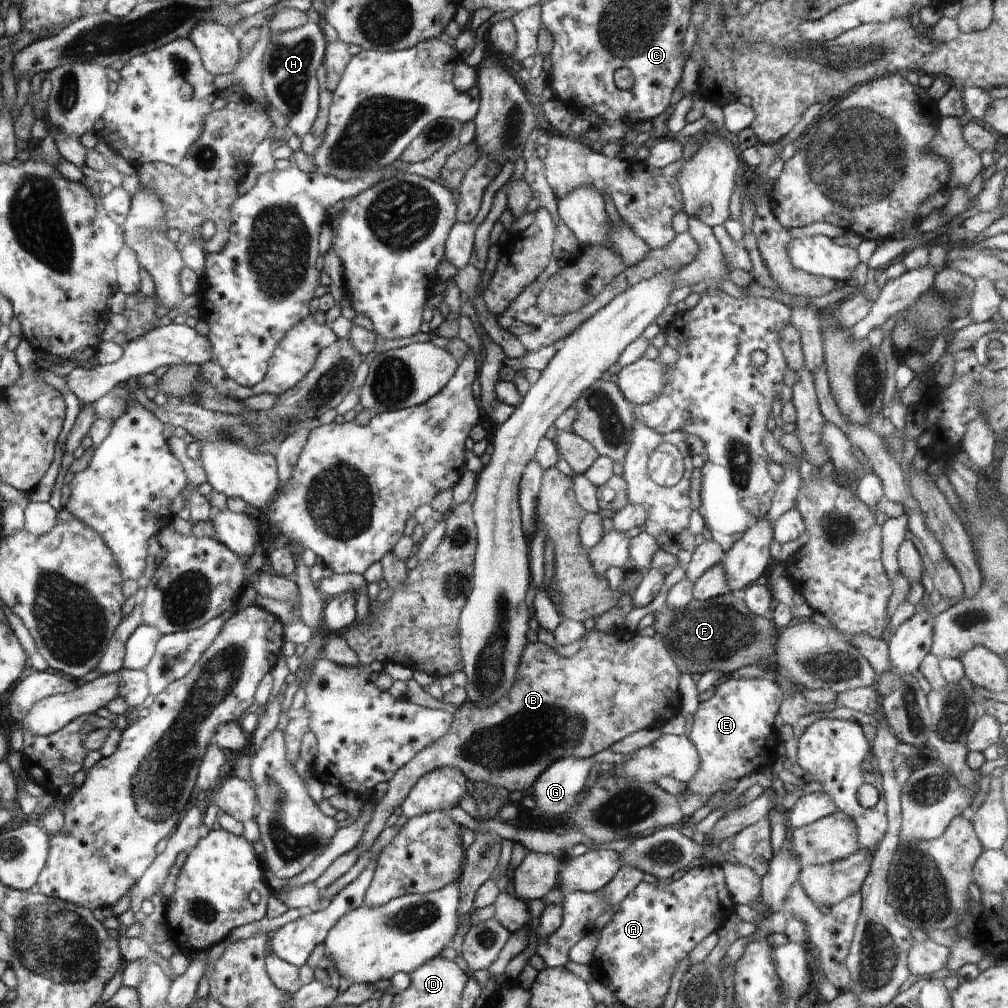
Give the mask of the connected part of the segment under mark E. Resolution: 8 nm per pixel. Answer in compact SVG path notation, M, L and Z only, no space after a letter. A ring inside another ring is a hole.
M726 678L715 688L714 695L708 700L699 702L695 711L694 725L689 735L690 742L700 757L700 766L696 774L683 788L688 793L711 797L718 790L731 792L737 782L751 772L762 772L780 758L785 750L774 727L774 718L779 714L783 701L783 690L771 678Z

